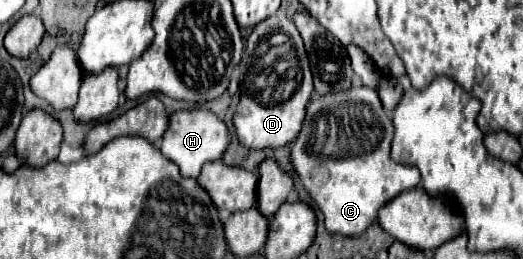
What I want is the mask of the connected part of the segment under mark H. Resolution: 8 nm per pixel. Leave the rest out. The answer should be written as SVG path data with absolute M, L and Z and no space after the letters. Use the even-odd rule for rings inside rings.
M195 107L195 109L175 111L171 115L169 129L163 135L161 151L167 159L171 159L181 169L183 177L197 177L201 167L207 161L217 161L223 157L229 143L231 143L231 133L229 133L229 127L225 125L225 121L205 107Z

